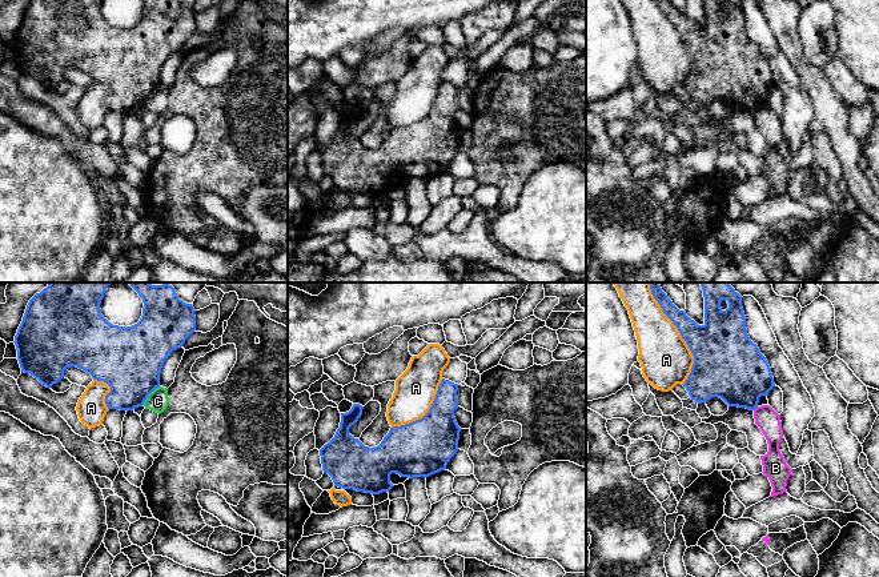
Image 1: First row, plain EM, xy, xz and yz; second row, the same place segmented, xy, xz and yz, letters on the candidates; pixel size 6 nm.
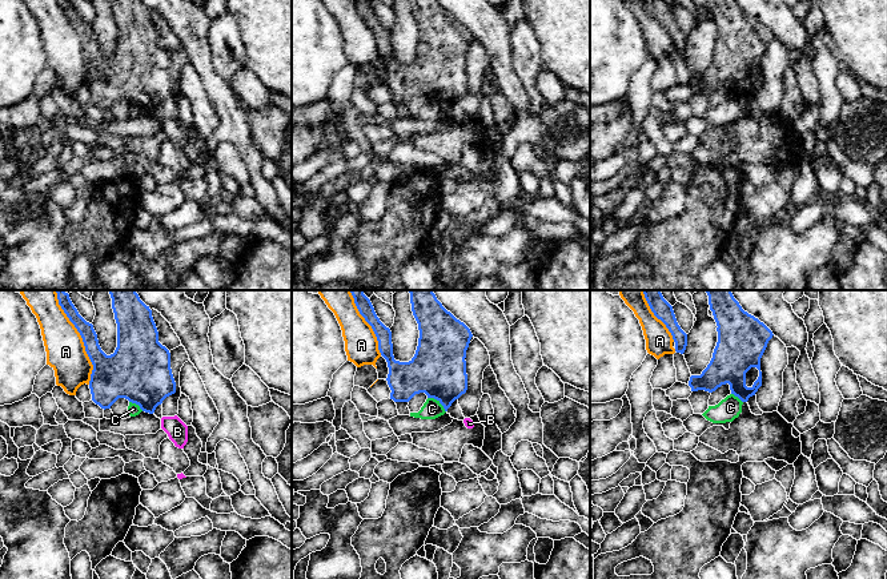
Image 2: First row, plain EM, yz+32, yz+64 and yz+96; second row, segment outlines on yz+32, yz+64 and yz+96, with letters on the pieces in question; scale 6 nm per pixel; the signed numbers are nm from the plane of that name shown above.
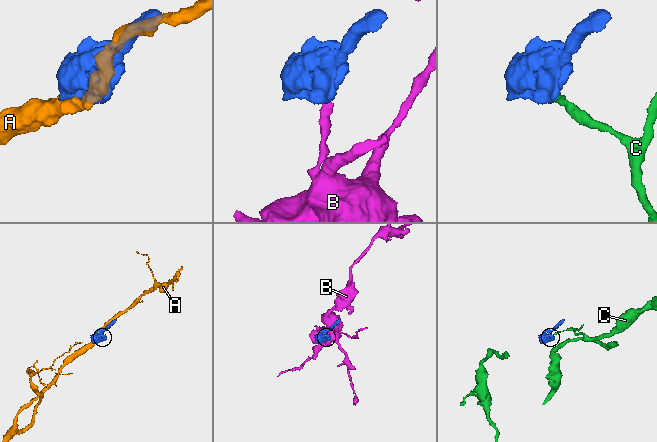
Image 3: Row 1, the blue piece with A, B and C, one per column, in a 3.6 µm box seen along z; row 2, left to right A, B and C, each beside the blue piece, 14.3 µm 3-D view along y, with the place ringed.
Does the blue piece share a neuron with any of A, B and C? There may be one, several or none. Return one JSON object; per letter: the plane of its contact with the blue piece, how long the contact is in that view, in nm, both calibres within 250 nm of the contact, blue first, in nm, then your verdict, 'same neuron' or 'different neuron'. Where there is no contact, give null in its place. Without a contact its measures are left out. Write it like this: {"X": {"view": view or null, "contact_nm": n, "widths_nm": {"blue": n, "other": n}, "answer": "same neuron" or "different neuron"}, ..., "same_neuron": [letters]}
{"A": {"view": "yz", "contact_nm": 650, "widths_nm": {"blue": 320, "other": 320}, "answer": "different neuron"}, "B": {"view": "yz", "contact_nm": 40, "widths_nm": {"blue": 380, "other": 140}, "answer": "different neuron"}, "C": {"view": "xy", "contact_nm": 160, "widths_nm": {"blue": 400, "other": 130}, "answer": "different neuron"}, "same_neuron": []}

